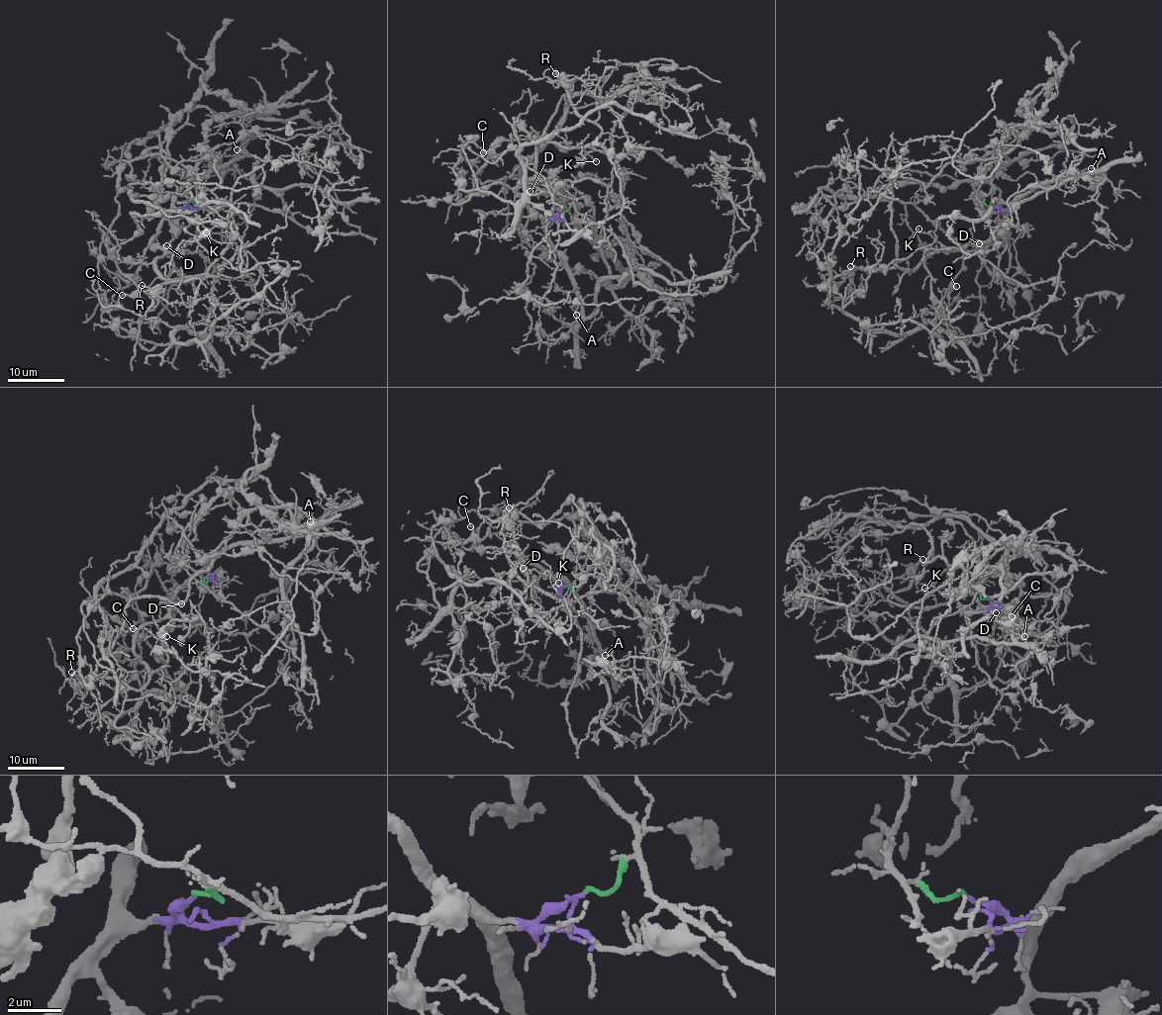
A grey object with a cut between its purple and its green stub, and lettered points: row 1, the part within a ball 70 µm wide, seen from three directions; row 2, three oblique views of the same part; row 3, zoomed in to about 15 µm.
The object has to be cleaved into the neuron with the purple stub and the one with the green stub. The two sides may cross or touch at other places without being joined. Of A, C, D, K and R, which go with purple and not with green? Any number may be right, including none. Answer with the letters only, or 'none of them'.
A, D, K, R

